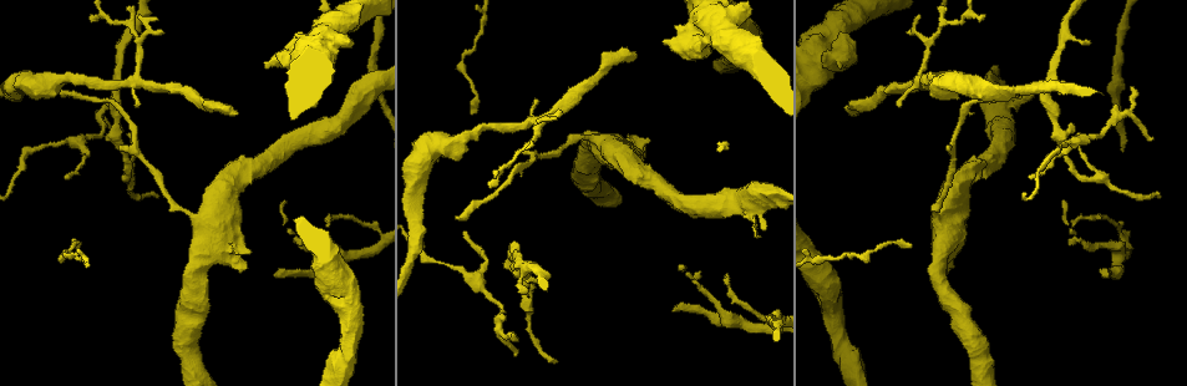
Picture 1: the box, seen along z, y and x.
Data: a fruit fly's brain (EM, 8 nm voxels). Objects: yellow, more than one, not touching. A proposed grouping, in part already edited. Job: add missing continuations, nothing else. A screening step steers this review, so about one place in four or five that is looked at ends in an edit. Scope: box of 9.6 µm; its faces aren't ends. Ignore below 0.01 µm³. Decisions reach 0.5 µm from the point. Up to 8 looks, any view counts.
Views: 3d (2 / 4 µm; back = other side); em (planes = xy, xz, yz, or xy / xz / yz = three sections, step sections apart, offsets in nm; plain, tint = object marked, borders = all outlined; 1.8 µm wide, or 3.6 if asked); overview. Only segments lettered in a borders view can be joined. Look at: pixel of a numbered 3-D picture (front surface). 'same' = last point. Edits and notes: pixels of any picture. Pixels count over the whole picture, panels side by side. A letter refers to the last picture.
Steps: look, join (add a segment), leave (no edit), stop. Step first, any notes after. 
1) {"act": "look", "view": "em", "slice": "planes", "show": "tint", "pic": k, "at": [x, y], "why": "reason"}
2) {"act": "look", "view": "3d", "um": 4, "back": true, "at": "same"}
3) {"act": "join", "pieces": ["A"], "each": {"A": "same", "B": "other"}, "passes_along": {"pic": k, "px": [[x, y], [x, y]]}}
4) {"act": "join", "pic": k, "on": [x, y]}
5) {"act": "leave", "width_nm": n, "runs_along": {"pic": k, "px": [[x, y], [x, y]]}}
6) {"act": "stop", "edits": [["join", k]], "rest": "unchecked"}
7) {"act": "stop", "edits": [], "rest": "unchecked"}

{"act": "look", "view": "em", "slice": "xz", "step": 16, "show": "plain", "pic": 1, "at": [1130, 89], "why": "thin end"}

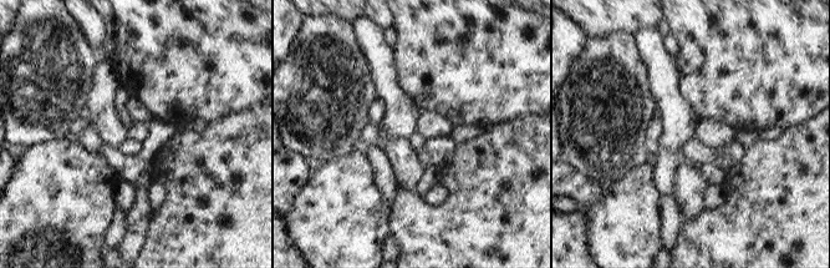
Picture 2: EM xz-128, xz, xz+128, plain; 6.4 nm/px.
{"act": "look", "view": "em", "slice": "xz", "step": 16, "show": "borders", "at": "same", "why": "what lies round it"}

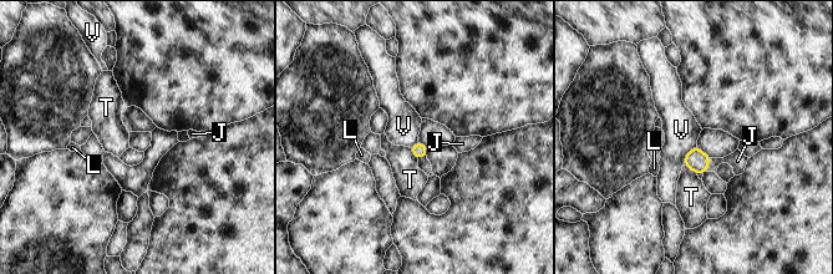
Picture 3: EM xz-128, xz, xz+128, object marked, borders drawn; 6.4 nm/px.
{"act": "join", "pic": 3, "on": [737, 161], "each": {"J": "same", "L": "other", "T": "other", "V": "other"}, "passes_along": {"pic": 3, "px": [[697, 161], [709, 165], [737, 161]]}, "found": "the cell continues"}

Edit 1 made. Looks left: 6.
{"act": "look", "view": "3d", "um": 4, "pic": 1, "at": [1161, 196], "why": "branch stops here"}

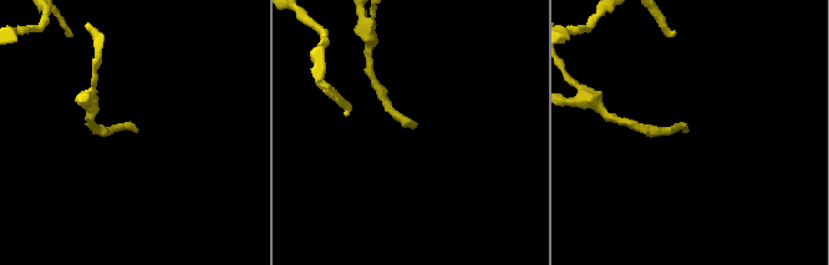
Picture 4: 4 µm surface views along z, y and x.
{"act": "look", "view": "em", "slice": "xy", "step": 4, "show": "tint", "pic": 4, "at": [415, 125], "why": "need the tissue"}

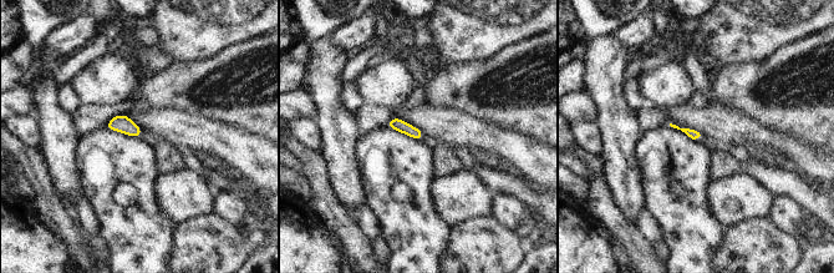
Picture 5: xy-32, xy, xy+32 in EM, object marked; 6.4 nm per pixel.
{"act": "look", "view": "em", "slice": "planes", "show": "borders", "at": "same", "why": "cut it another way"}

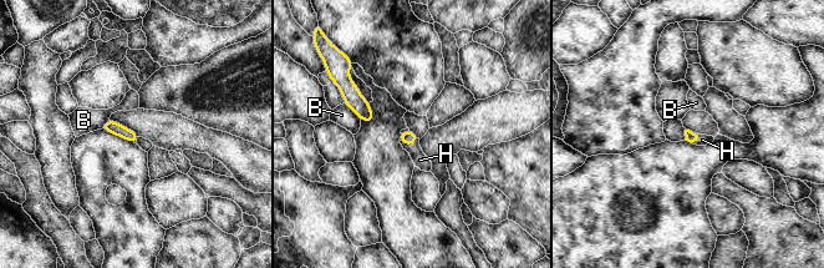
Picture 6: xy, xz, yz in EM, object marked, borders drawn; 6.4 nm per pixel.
{"act": "join", "pic": 6, "on": [420, 160], "each": {"B": "other", "H": "same"}, "passes_along": {"pic": 6, "px": [[407, 137], [408, 145], [420, 160]]}, "found": "it goes on there"}

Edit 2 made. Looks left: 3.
{"act": "look", "view": "overview"}

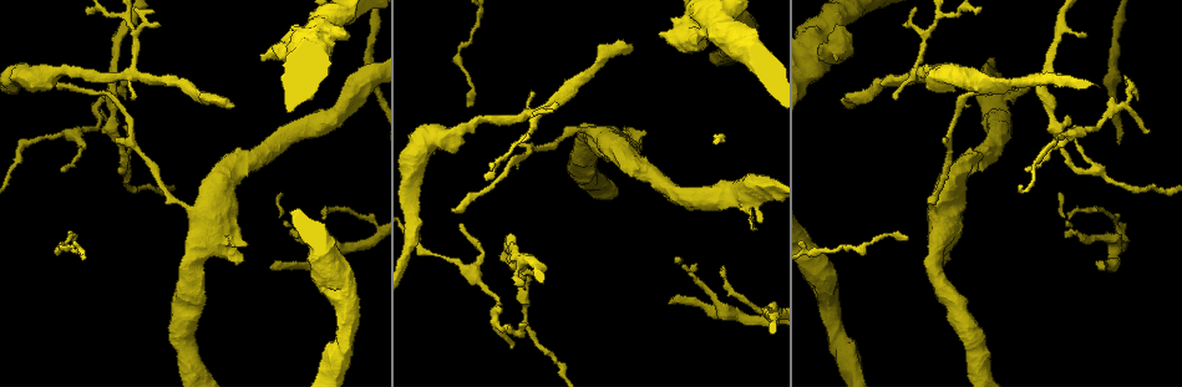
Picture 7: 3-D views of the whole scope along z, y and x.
{"act": "look", "view": "em", "slice": "xy", "step": 16, "show": "borders", "pic": 7, "at": [271, 267], "why": "branch stops here"}

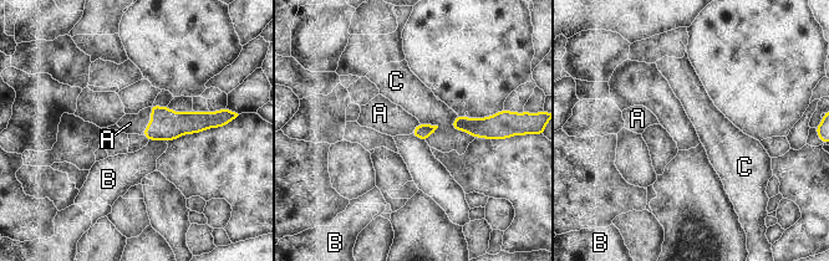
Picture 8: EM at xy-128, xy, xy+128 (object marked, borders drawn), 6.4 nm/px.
{"act": "join", "pic": 8, "on": [130, 123], "each": {"A": "same", "B": "other", "C": "other"}, "passes_along": {"pic": 8, "px": [[166, 124], [149, 121], [130, 123]]}, "found": "the cell continues"}

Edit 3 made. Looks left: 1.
{"act": "stop", "edits": [["join", 3], ["join", 6], ["join", 8]], "rest": "unchecked"}

